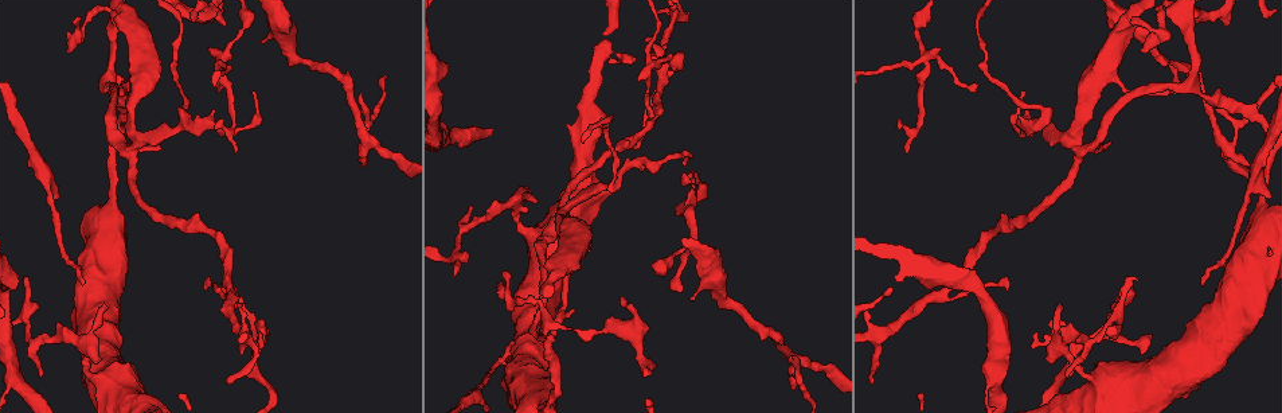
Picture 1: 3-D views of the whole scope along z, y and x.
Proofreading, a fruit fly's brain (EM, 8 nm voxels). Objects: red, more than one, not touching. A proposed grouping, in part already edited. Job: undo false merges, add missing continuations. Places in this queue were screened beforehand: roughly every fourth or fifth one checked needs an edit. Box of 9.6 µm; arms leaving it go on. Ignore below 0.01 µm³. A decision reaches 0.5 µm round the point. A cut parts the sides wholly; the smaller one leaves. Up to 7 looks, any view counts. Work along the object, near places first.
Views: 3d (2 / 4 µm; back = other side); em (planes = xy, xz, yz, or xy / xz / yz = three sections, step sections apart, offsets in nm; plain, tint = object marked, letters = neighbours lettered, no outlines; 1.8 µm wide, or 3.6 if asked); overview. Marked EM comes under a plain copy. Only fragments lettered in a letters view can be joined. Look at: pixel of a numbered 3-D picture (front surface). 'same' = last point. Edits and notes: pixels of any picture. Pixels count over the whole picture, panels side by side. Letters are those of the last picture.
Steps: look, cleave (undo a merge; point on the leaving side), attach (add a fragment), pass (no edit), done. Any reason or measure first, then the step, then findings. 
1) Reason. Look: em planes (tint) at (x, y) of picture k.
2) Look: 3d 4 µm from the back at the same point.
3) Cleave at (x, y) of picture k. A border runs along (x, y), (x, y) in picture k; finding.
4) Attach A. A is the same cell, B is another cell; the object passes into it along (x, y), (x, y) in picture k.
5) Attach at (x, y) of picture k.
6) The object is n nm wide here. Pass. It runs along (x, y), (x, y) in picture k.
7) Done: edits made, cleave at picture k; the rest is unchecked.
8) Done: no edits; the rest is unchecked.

Abrupt turn. Look: 3d 2 µm at (878, 336) of picture 1.

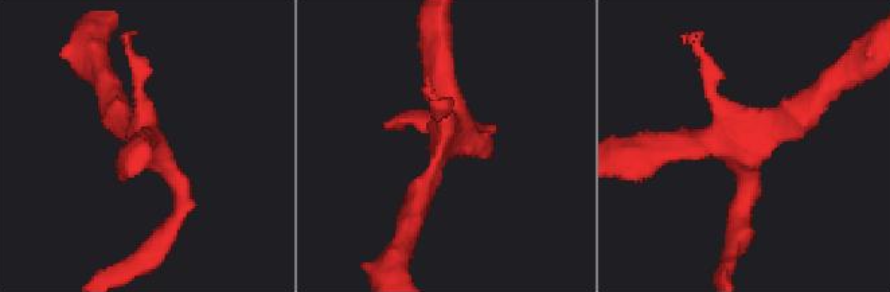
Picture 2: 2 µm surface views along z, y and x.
Look: em planes (letters) at (443, 151) of picture 2.

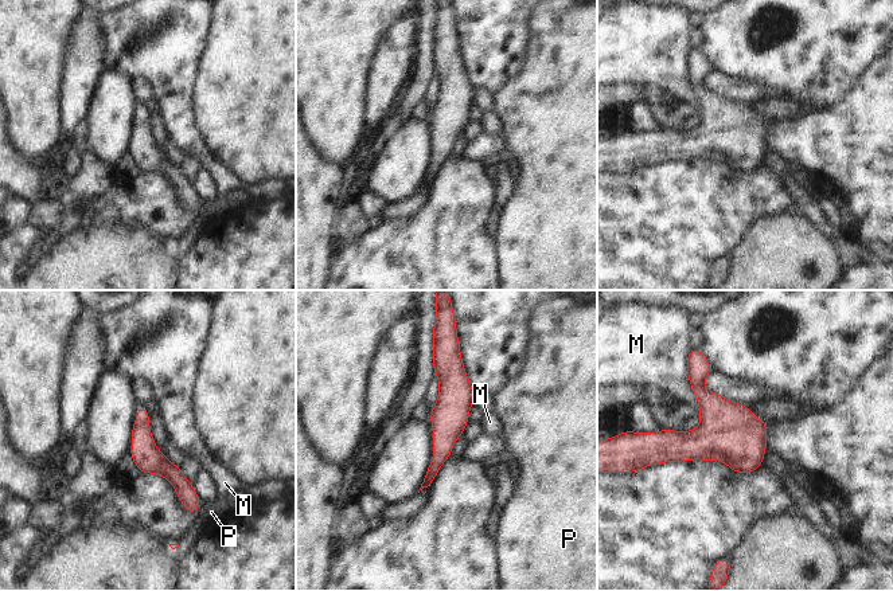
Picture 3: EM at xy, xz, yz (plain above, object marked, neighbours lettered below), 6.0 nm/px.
The longest contact is with M, 160 nm. Pass. M and P are other cells; a border runs along (690, 387), (700, 411) in picture 3; continuous, no second neuron.

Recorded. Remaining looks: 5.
Looks like a crossing. Look: em planes (tint) at (129, 150) of picture 1.

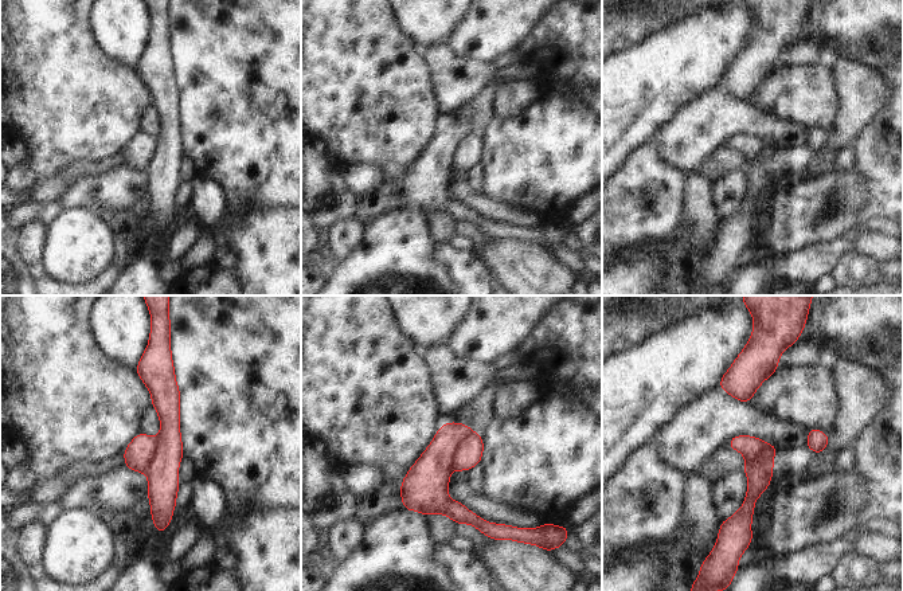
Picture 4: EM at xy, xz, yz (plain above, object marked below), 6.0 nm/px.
Look: em planes (letters) at the same point.

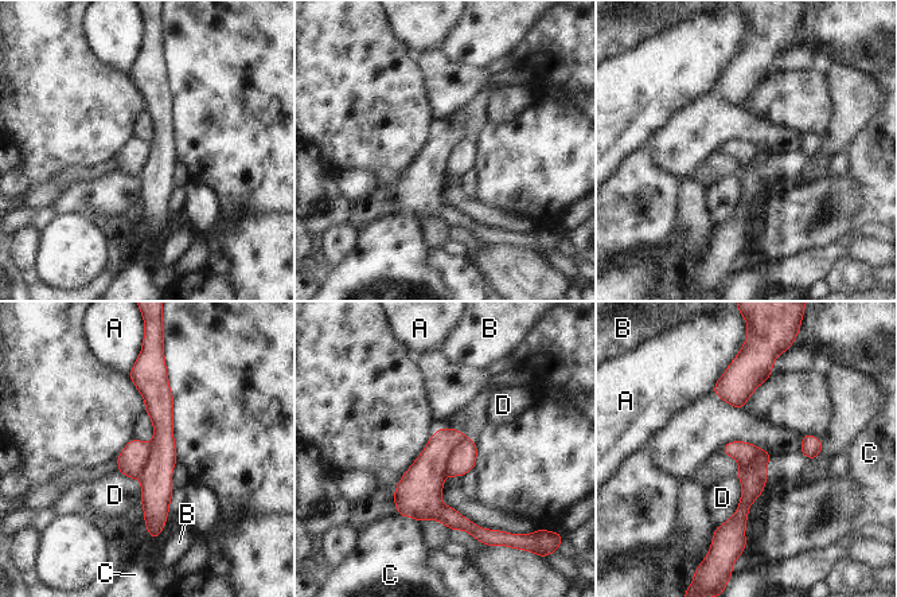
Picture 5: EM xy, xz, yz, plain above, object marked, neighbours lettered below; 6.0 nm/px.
The object is 170 nm wide here; the longest contact is with D, 320 nm. Cleave at (463, 456) of picture 5. A, B, C and D are other cells; two neurons meet here.

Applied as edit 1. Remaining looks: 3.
Branch point. Look: em xy step 8 (letters) at (37, 341) of picture 1.

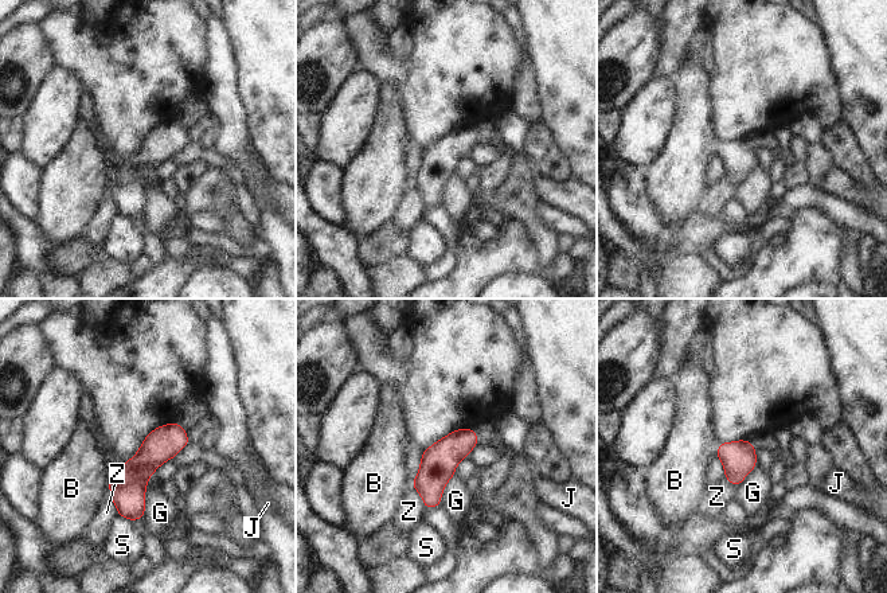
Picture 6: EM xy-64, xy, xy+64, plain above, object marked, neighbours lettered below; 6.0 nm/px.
Pass. B, G, J, S and Z are other cells; it runs along (175, 425), (132, 476), (132, 517) in picture 6; all the same neuron.

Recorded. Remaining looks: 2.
Done: edits made, cleave at picture 5; the rest is unchecked.

